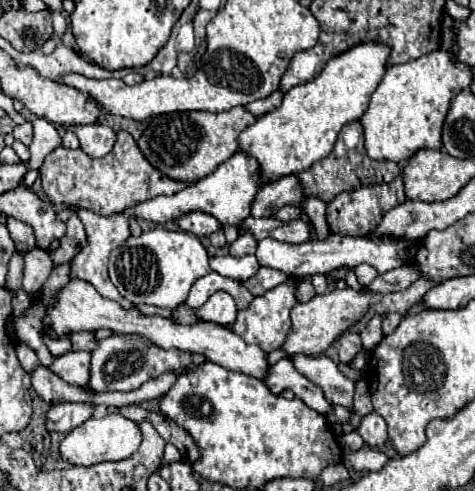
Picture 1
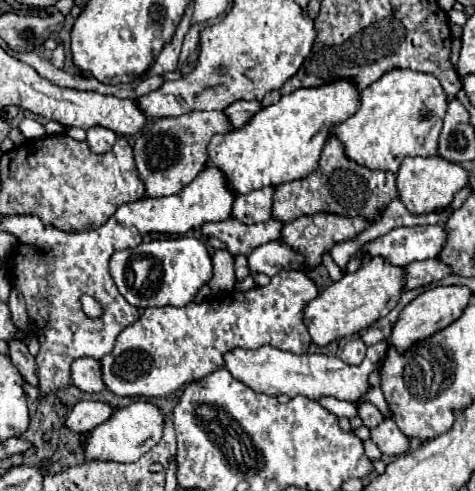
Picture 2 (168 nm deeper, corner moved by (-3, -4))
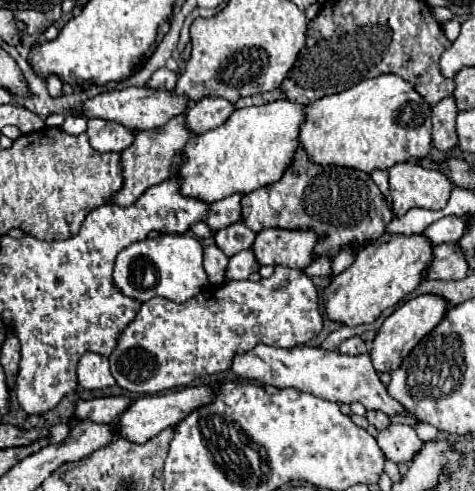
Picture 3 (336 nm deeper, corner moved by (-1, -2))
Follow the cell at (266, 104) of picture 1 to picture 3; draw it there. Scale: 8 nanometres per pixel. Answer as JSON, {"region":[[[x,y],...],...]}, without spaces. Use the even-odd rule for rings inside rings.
{"region":[[[208,96],[194,102],[194,106],[186,110],[184,124],[192,134],[202,134],[216,128],[218,124],[224,124],[230,112],[234,112],[234,106],[228,100]]]}

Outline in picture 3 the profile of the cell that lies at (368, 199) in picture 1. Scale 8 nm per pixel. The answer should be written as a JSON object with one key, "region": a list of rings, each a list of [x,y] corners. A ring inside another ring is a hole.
{"region":[[[280,228],[258,232],[252,244],[252,252],[260,266],[282,264],[298,270],[304,270],[314,260],[310,248],[314,248],[314,232],[286,232]]]}

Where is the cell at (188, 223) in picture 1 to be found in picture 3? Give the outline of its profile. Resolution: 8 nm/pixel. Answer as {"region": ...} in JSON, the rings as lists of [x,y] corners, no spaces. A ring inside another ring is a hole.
{"region":[[[242,222],[230,224],[228,228],[222,228],[222,232],[214,234],[216,246],[226,254],[226,256],[234,256],[246,248],[250,248],[250,244],[254,242],[254,232],[250,232],[250,228],[246,228]]]}

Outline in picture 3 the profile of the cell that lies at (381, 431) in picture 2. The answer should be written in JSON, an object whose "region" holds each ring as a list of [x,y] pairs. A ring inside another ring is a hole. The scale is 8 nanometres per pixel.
{"region":[[[390,424],[378,434],[378,444],[384,450],[386,458],[396,464],[410,462],[424,446],[416,432],[406,424]]]}

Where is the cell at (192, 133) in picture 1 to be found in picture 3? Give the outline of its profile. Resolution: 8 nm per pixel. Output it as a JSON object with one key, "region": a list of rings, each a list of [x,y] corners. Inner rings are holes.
{"region":[[[184,114],[174,116],[162,128],[136,132],[136,140],[132,142],[132,146],[120,154],[120,168],[122,168],[124,182],[122,182],[122,188],[112,194],[110,204],[130,206],[138,200],[138,196],[142,196],[142,192],[146,188],[170,178],[170,156],[174,156],[174,152],[178,152],[178,148],[182,148],[182,144],[186,144],[186,140],[190,140],[190,132],[186,132],[186,128],[182,128],[182,116]]]}

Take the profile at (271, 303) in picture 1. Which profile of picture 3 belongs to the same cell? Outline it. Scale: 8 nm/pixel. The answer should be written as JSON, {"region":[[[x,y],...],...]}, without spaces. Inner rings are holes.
{"region":[[[276,266],[270,278],[258,282],[234,280],[218,288],[204,290],[188,302],[176,304],[166,298],[152,298],[142,304],[134,322],[120,334],[116,350],[110,354],[110,370],[118,386],[136,394],[158,394],[176,386],[188,386],[200,376],[224,372],[232,366],[232,358],[246,354],[256,344],[294,348],[306,344],[322,330],[322,314],[318,292],[312,280],[302,272],[288,266]]]}

